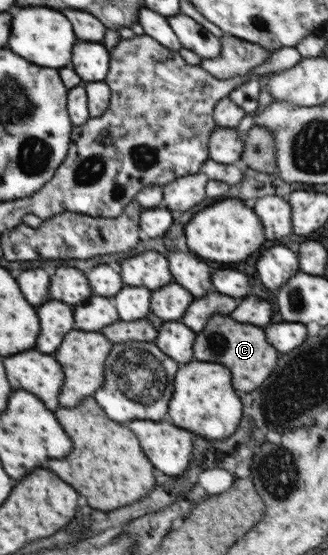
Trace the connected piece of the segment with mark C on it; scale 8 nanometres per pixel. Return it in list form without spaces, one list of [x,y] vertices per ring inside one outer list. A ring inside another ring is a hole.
[[[213,315],[205,329],[197,335],[197,341],[193,345],[193,355],[199,361],[209,363],[221,363],[231,369],[233,373],[233,387],[237,391],[253,391],[257,389],[275,369],[279,353],[275,347],[271,347],[265,339],[265,331],[253,325],[243,325],[233,321],[225,315]]]

